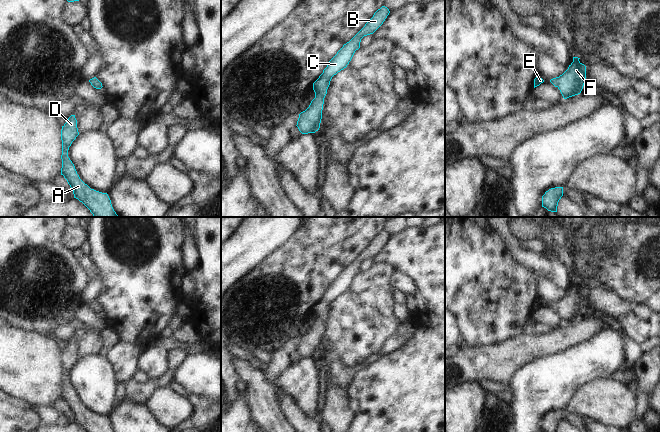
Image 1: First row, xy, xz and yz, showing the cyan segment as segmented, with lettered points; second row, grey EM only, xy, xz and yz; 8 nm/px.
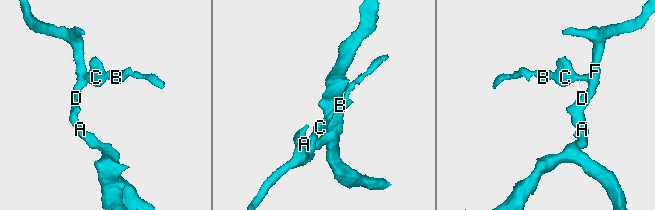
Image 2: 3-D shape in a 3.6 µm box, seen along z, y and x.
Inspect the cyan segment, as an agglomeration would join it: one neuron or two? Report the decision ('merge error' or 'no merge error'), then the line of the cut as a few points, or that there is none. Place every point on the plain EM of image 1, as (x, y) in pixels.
no merge error; no cut

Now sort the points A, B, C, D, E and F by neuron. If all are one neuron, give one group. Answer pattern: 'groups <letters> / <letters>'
groups A B C D E F

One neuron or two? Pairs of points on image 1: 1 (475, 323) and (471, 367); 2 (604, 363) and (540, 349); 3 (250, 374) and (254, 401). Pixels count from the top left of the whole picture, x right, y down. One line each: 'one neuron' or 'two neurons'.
1: two neurons
2: two neurons
3: one neuron

